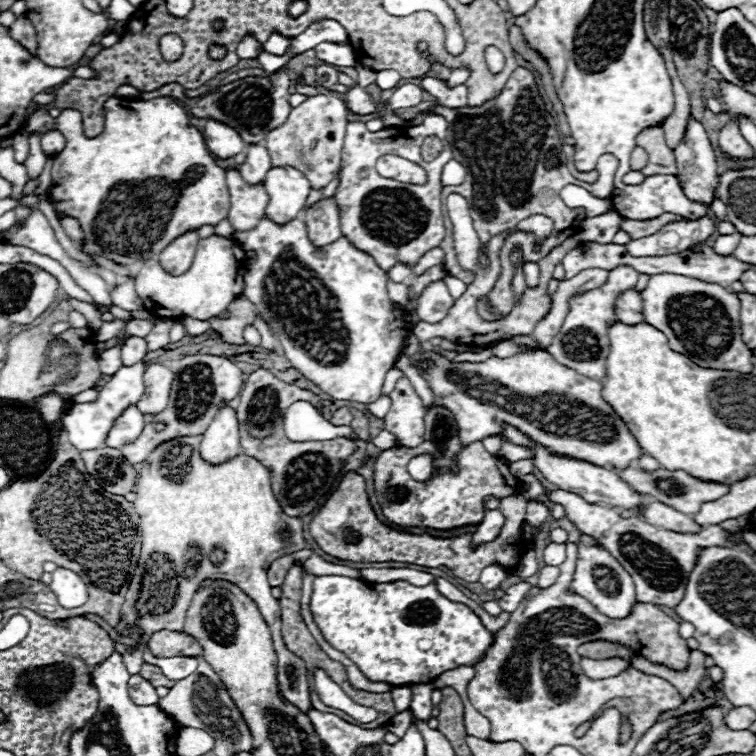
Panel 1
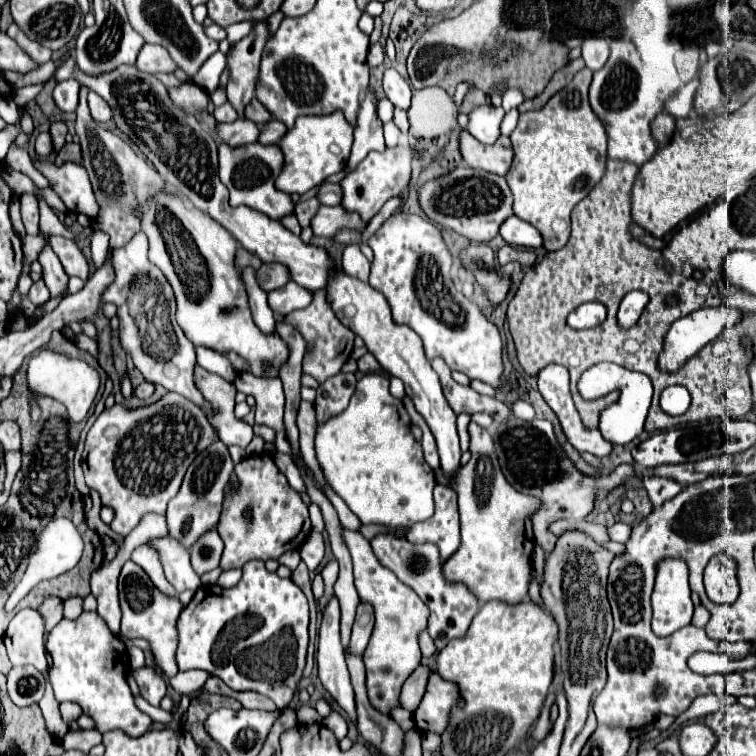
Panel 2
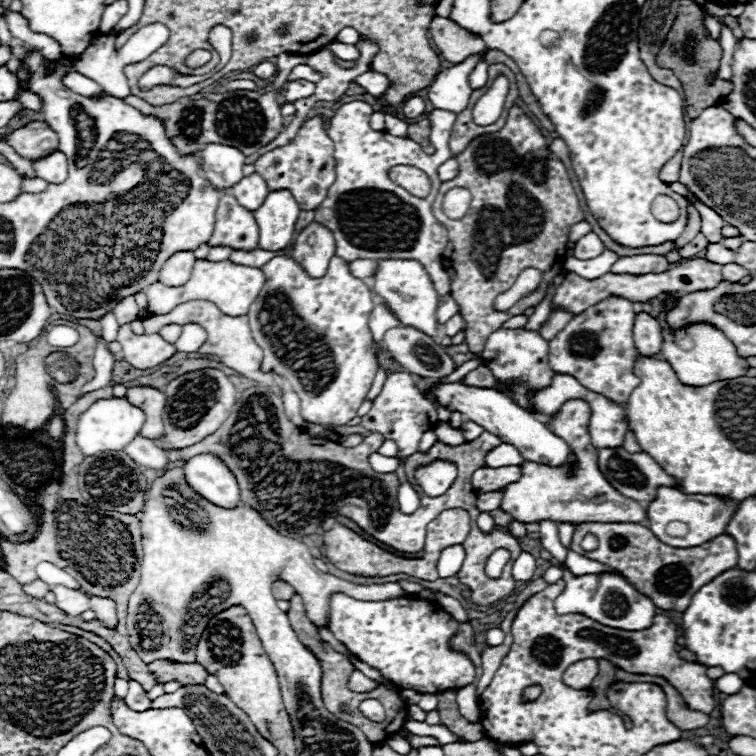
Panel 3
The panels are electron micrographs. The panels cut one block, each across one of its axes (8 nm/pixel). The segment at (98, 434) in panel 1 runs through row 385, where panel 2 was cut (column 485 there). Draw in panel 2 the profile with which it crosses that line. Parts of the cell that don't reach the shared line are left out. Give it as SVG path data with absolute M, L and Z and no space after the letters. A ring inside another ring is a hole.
M480 106L470 112L468 132L484 144L494 144L500 138L500 120L502 118L504 118L502 108Z

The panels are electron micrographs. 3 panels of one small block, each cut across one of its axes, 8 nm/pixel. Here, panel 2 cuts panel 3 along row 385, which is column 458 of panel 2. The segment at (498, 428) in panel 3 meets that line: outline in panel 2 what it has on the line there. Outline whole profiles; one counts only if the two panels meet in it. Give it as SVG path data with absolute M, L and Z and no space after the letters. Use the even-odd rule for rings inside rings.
M338 272L332 276L332 280L326 286L328 292L328 302L332 310L336 312L338 320L348 326L356 336L360 336L368 348L368 352L378 360L378 364L390 374L396 376L404 382L406 386L406 396L412 398L416 410L424 416L428 428L432 430L438 452L440 452L440 466L442 470L452 476L454 470L460 466L460 446L458 446L458 432L456 432L456 414L452 408L448 408L448 402L444 400L442 386L438 382L436 372L430 366L430 360L424 356L422 340L420 336L408 328L408 326L398 326L392 320L390 306L384 300L384 296L374 290L370 284L364 284L346 272Z

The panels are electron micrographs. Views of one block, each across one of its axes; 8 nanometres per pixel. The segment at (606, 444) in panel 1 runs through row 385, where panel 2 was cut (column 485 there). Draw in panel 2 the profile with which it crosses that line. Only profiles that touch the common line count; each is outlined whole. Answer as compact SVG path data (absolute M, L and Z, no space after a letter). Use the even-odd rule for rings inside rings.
M470 422L468 434L472 458L464 468L456 470L452 480L446 478L446 486L458 494L462 544L458 552L444 562L444 574L448 580L468 584L480 602L502 600L518 604L528 596L530 560L534 548L530 514L540 506L540 502L508 484L498 466L490 430Z

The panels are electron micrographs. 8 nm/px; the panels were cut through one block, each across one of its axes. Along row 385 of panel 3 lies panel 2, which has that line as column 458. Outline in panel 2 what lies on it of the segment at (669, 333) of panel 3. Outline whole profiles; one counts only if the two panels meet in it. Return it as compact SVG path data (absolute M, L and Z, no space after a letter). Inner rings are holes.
M432 674L428 680L426 694L418 706L418 730L420 732L434 732L438 736L444 734L448 728L448 720L452 716L452 708L462 708L464 698L460 690L438 674Z

